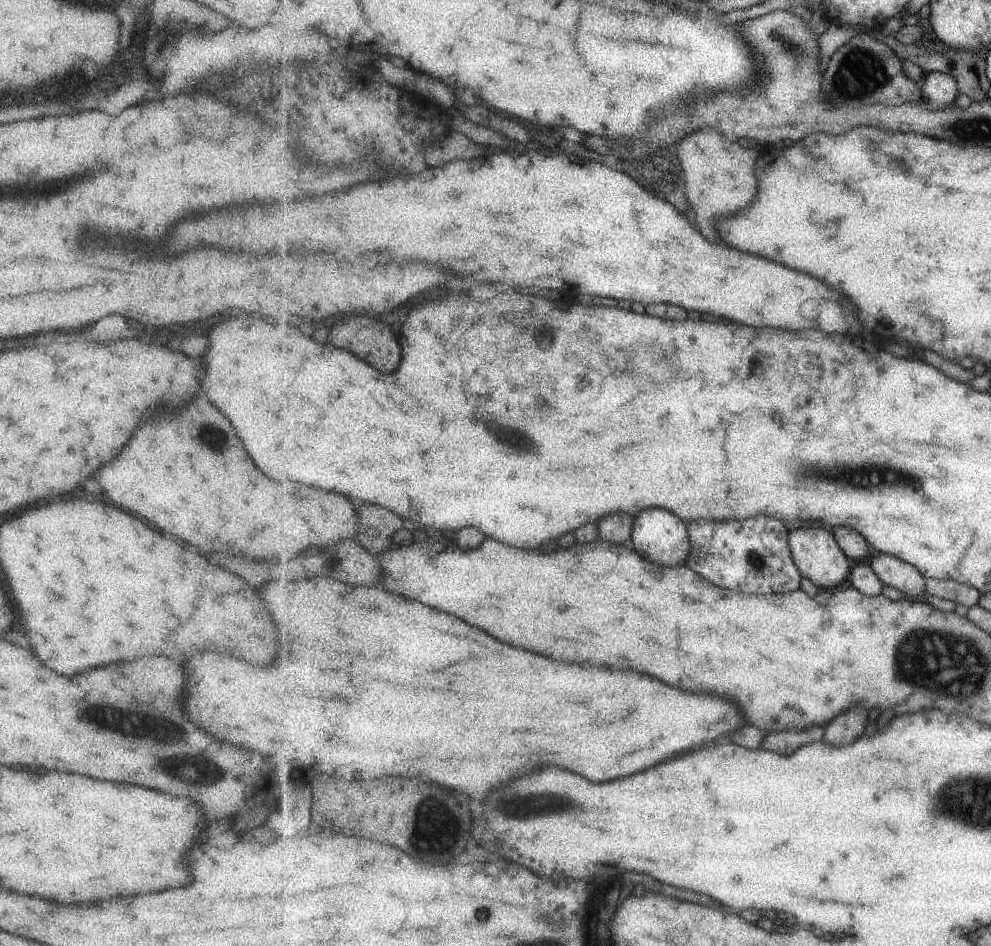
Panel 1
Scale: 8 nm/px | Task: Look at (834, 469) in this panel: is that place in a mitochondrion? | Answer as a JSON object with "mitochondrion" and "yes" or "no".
{"mitochondrion":"yes"}

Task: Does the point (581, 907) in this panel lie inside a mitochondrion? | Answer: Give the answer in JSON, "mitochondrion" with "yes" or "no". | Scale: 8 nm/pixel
{"mitochondrion":"no"}

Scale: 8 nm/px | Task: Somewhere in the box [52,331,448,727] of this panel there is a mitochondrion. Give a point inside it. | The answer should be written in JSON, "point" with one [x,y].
{"point":[205,433]}

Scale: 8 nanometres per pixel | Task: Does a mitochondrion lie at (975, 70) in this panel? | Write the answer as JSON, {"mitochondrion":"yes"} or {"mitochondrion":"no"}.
{"mitochondrion":"no"}

